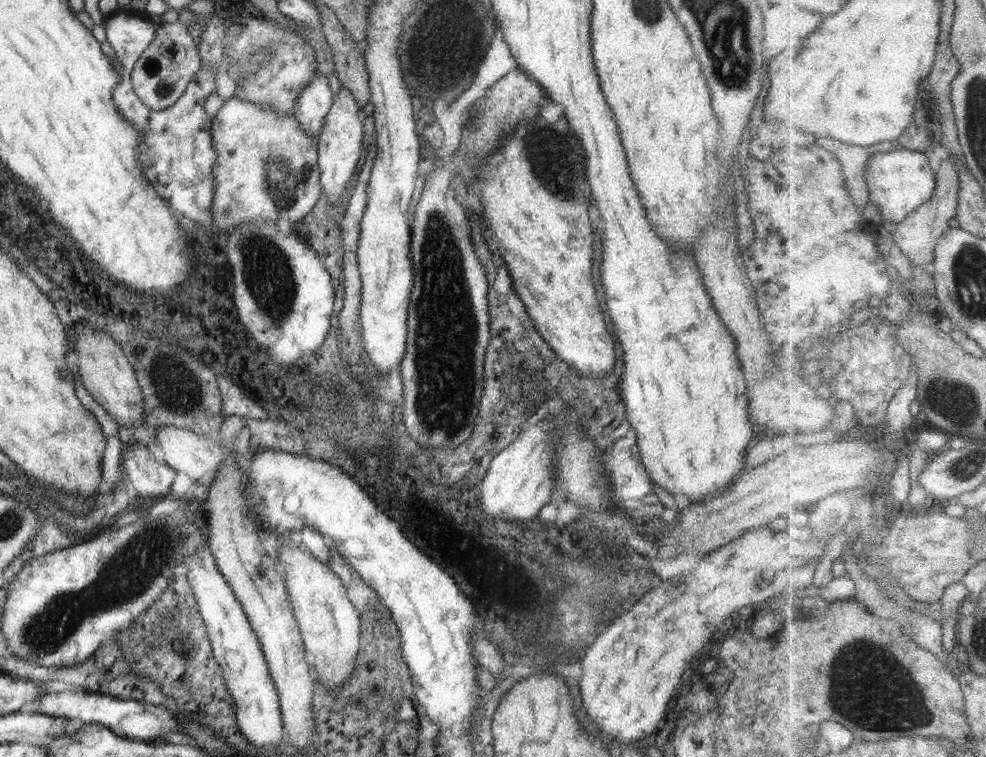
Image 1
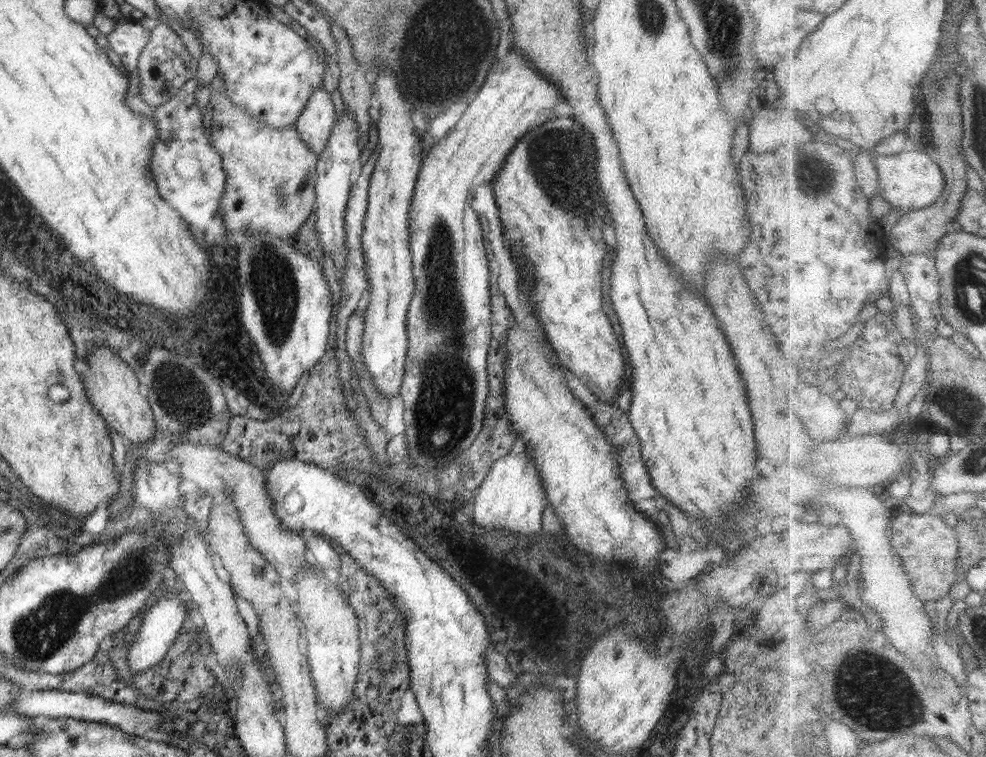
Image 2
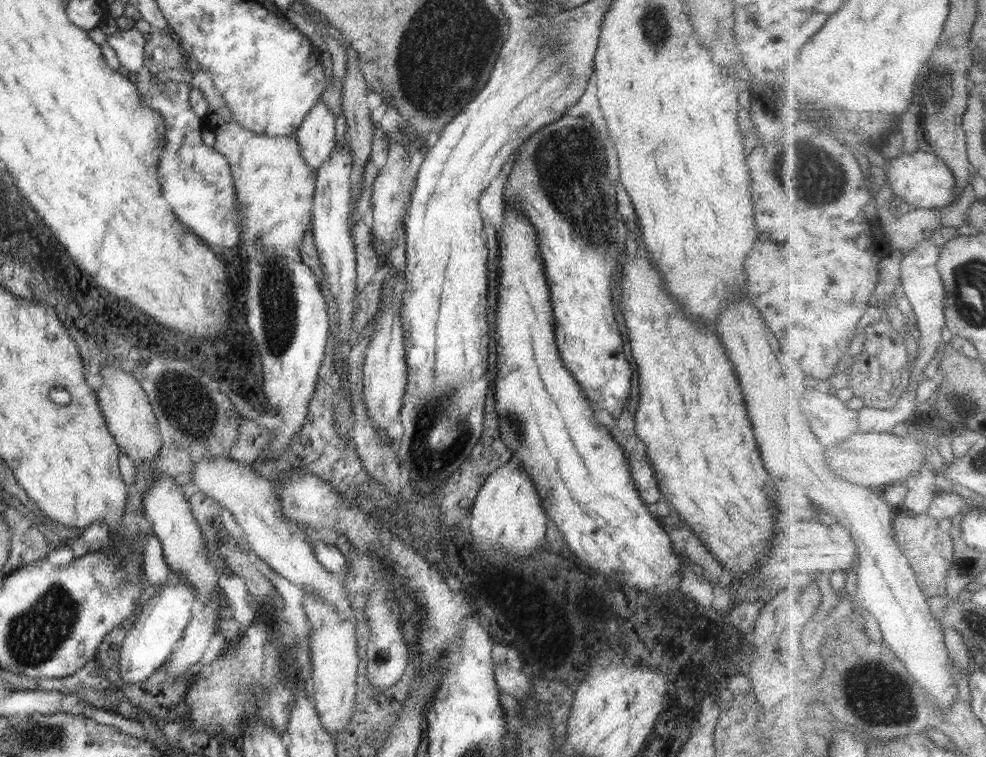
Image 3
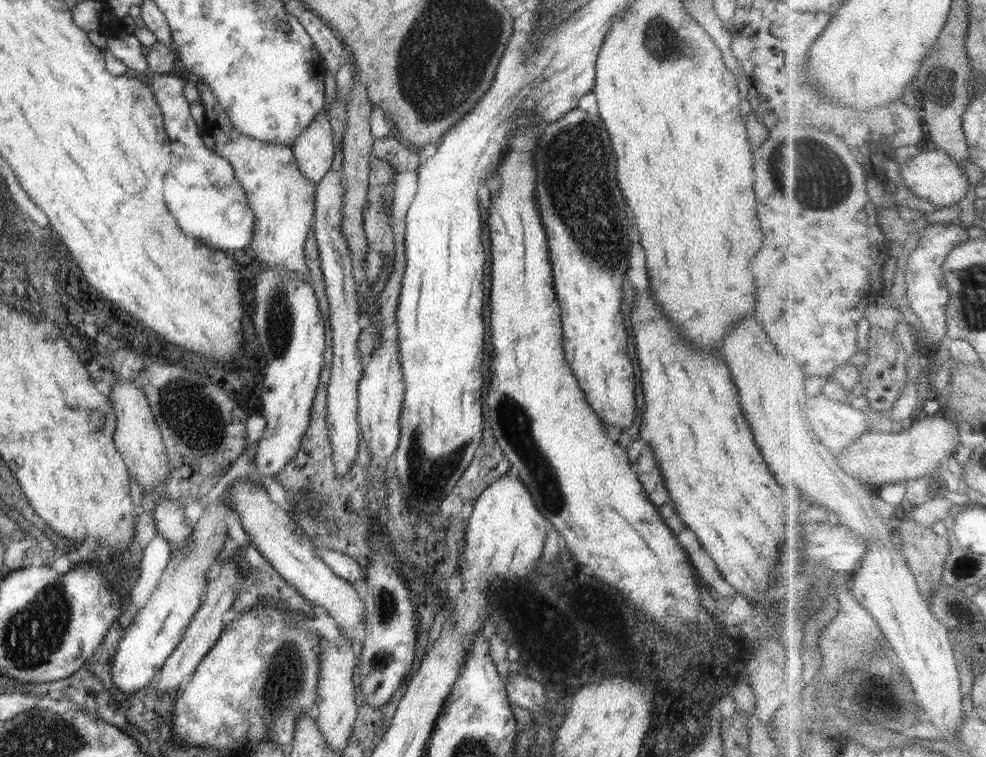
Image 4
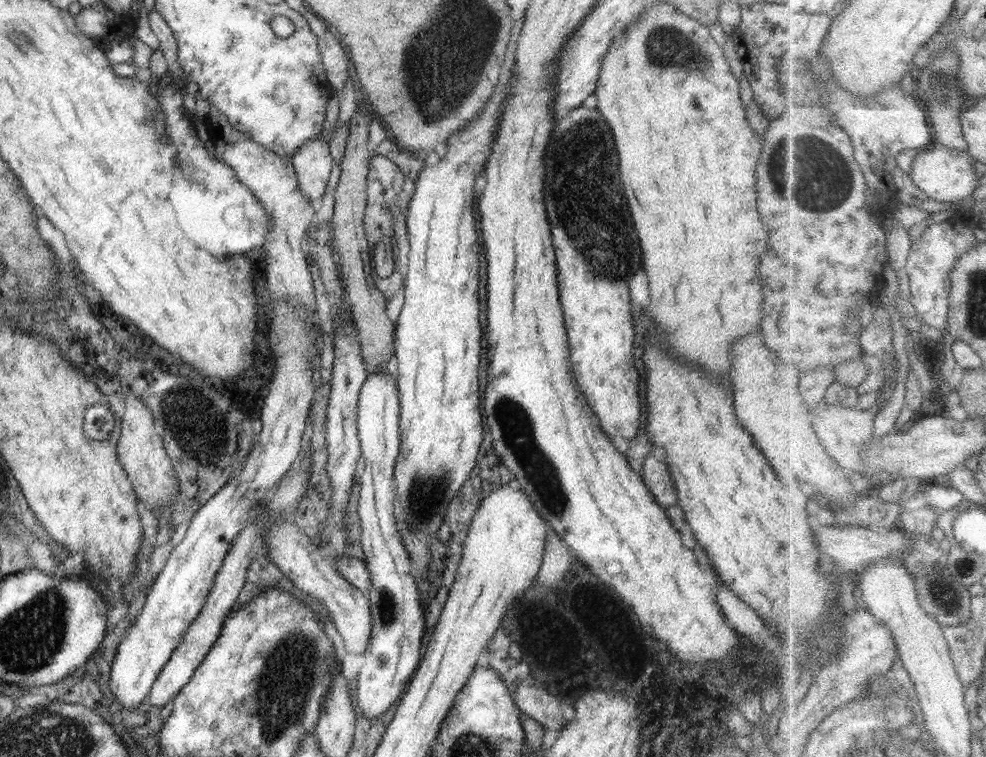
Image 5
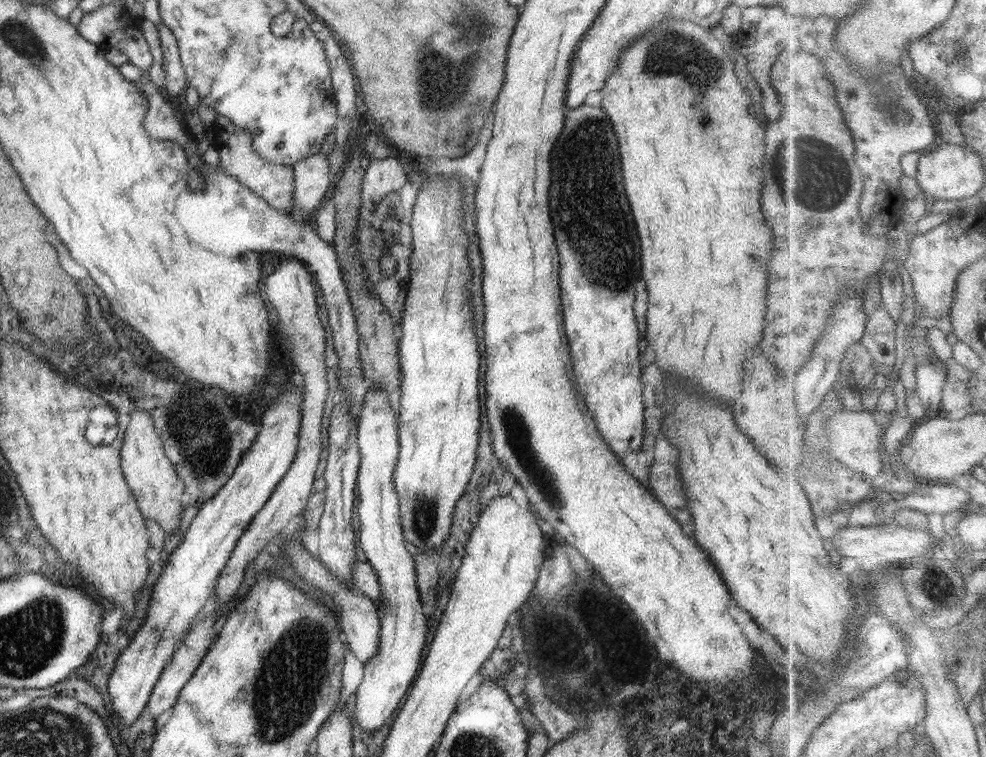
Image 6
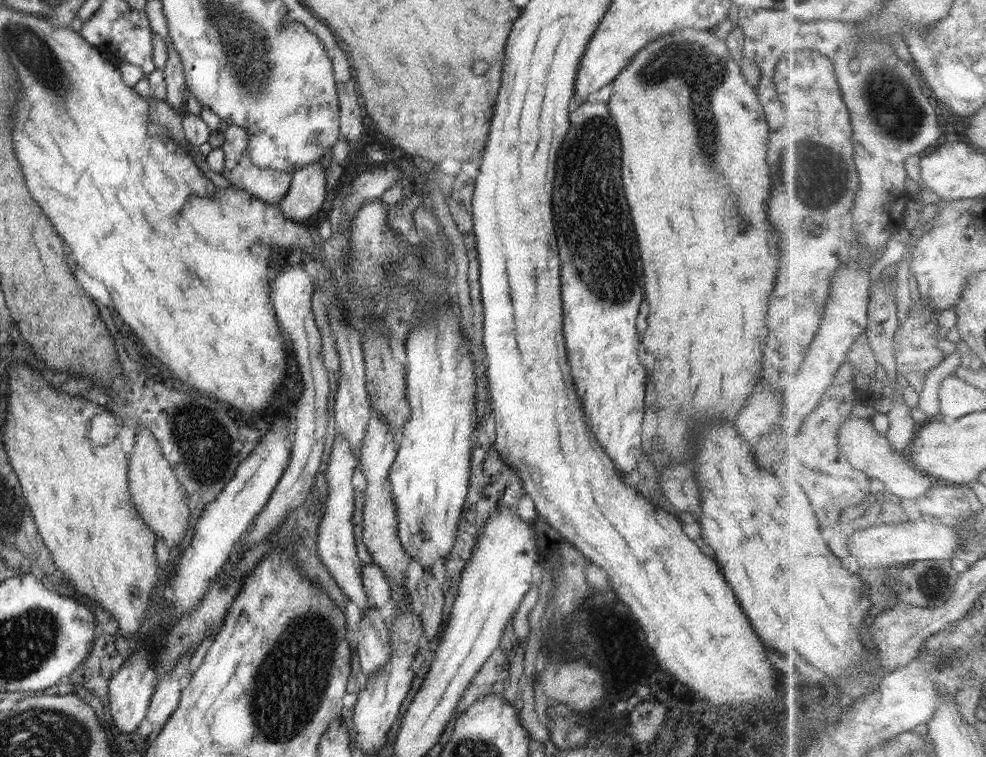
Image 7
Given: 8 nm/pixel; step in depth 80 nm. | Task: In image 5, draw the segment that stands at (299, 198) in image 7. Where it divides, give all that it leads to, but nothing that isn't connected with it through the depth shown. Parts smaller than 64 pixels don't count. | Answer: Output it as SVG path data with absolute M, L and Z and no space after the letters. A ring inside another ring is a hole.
M322 133L300 146L291 160L300 194L311 203L322 198L334 165L329 143L324 140Z

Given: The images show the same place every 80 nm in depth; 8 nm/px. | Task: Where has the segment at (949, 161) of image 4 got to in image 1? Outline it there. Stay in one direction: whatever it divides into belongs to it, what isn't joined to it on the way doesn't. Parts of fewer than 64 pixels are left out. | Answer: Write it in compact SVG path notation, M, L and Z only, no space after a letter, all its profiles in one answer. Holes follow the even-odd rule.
M896 148L889 152L879 152L870 160L866 174L868 187L872 191L872 203L881 211L876 221L889 220L898 226L915 211L932 201L938 190L938 173L934 172L928 156L920 151Z

